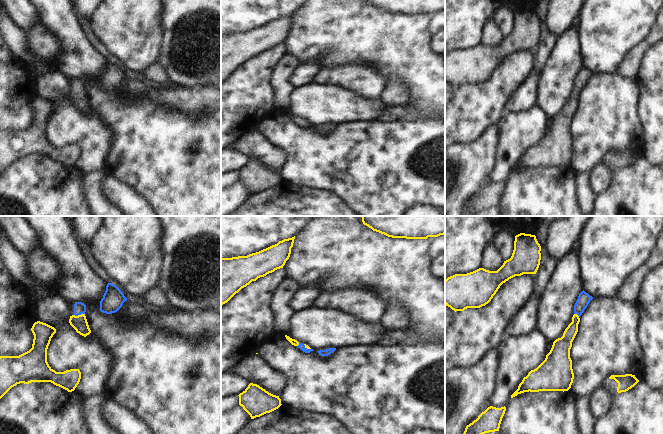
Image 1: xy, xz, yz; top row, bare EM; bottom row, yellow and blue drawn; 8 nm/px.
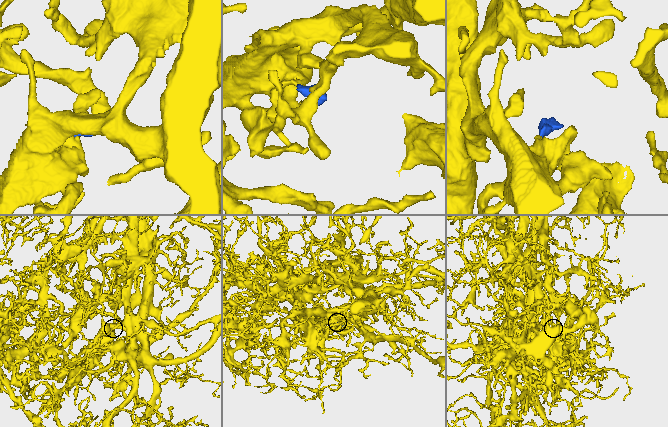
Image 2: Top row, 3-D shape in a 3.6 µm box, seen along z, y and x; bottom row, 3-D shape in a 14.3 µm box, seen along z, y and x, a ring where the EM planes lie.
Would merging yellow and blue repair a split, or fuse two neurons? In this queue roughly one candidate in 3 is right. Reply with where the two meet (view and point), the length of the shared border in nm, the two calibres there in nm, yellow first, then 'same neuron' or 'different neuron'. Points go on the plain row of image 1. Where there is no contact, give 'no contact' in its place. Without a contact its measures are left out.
xy (79, 91) | 90 nm | 120/100 nm | same neuron

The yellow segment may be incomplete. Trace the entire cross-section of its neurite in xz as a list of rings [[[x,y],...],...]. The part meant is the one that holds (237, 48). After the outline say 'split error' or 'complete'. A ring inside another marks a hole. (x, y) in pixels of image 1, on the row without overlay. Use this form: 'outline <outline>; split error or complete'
outline [[[295,12],[284,15],[247,32],[221,34],[221,81],[252,57],[283,44],[290,33],[294,15]]]; complete

